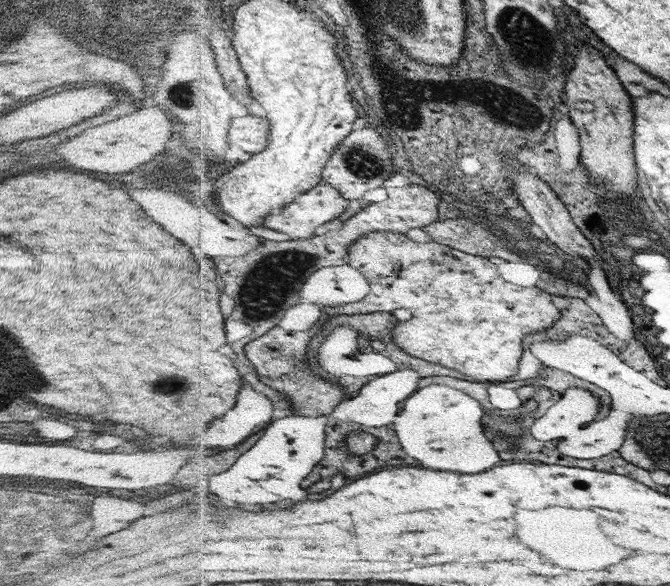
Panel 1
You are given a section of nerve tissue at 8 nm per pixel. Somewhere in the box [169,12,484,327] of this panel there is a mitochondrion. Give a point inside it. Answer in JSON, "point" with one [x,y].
{"point":[364,162]}

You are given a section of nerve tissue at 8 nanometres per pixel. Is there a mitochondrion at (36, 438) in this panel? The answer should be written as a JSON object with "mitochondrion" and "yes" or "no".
{"mitochondrion":"no"}

